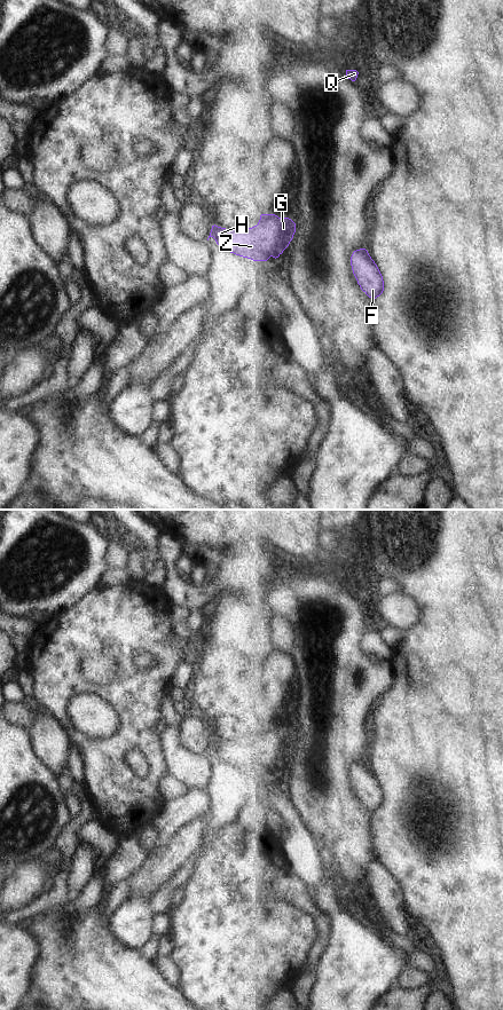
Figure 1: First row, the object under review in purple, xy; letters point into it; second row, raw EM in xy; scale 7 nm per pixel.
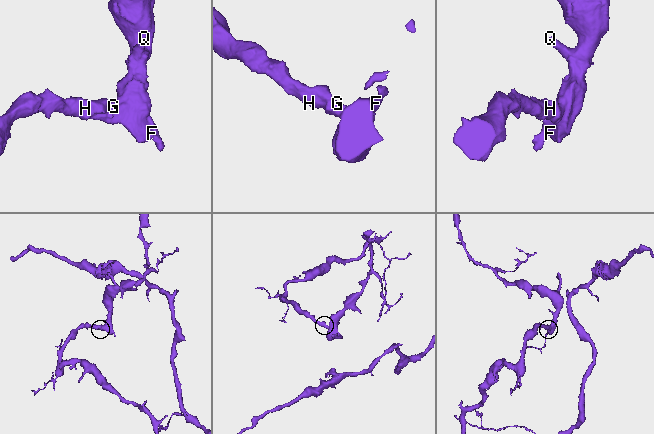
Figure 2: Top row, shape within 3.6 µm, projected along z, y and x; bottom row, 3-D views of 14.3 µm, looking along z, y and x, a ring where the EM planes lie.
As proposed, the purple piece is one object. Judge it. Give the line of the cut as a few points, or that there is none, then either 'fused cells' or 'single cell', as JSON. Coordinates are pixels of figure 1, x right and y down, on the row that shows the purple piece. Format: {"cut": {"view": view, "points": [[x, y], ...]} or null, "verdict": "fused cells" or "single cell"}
{"cut": null, "verdict": "single cell"}

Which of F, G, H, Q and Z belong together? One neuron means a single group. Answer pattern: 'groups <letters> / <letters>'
groups F G H Q Z

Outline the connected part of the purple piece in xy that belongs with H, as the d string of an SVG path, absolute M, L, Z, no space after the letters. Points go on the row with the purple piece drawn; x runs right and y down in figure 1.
M261 214L258 224L252 228L226 229L214 224L212 226L209 238L213 237L220 247L236 255L247 258L253 261L267 261L270 257L276 259L283 253L283 251L289 246L290 242L292 240L294 232L296 223L291 219L278 218L275 214Z

